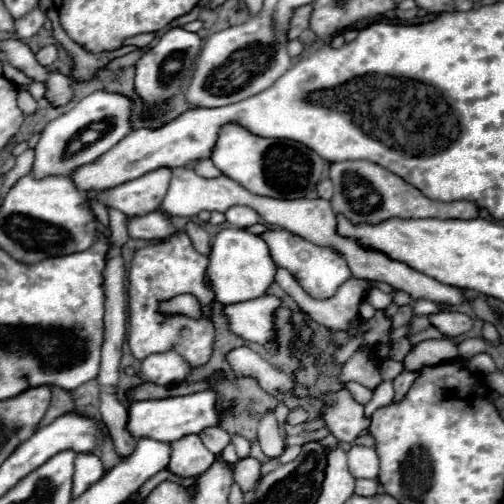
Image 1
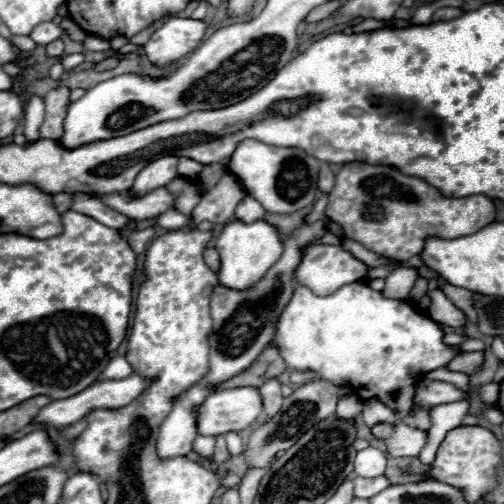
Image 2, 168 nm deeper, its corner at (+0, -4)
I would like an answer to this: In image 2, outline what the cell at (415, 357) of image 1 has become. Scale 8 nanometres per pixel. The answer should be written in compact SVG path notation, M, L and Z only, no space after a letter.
M462 352L462 354L456 354L450 362L448 362L448 370L458 370L458 372L464 372L464 374L470 374L474 372L478 366L482 364L482 354L480 352Z

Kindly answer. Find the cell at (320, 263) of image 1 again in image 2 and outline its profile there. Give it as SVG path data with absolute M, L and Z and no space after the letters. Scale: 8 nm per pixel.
M310 244L306 256L302 256L302 264L298 264L298 272L294 272L294 278L314 294L328 296L346 284L362 280L366 272L368 266L340 246Z

